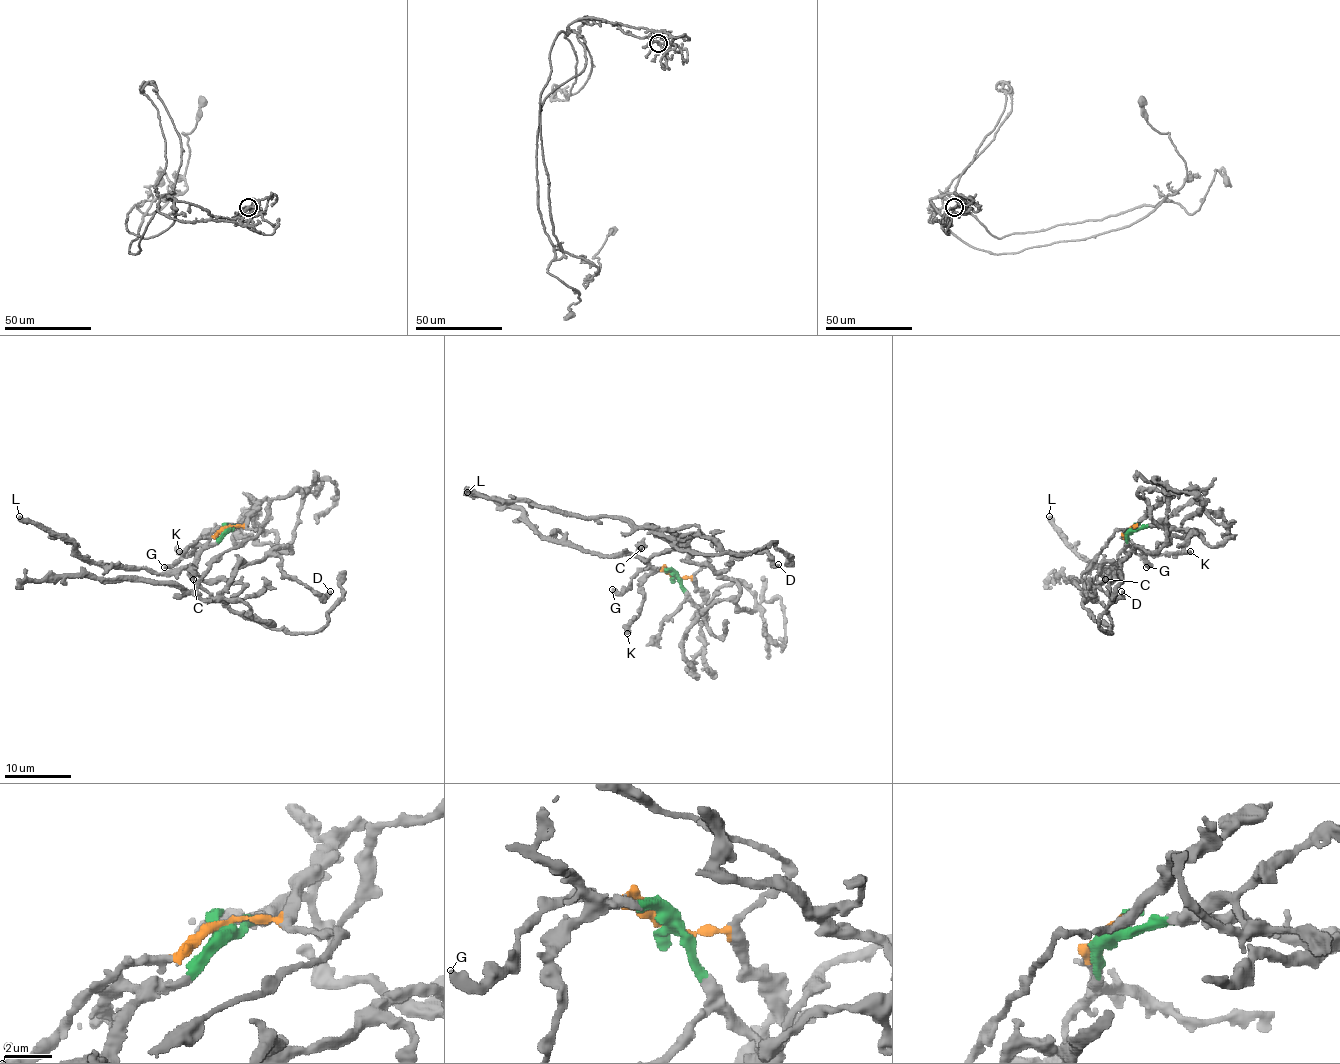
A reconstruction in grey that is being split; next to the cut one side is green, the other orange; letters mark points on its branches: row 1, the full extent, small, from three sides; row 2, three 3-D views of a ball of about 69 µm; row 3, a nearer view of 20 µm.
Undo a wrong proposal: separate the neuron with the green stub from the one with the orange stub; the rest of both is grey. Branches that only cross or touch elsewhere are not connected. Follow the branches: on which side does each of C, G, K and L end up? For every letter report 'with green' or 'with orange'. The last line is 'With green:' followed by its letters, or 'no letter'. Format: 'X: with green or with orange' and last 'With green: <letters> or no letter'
C: with green
G: with orange
K: with green
L: with green
With green: C, K, L

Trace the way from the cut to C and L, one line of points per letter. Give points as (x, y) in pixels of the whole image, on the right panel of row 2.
C: (1132, 527), (1118, 561), (1102, 569), (1105, 579)
L: (1132, 527), (1127, 546), (1112, 572), (1082, 559), (1065, 542), (1048, 516)

